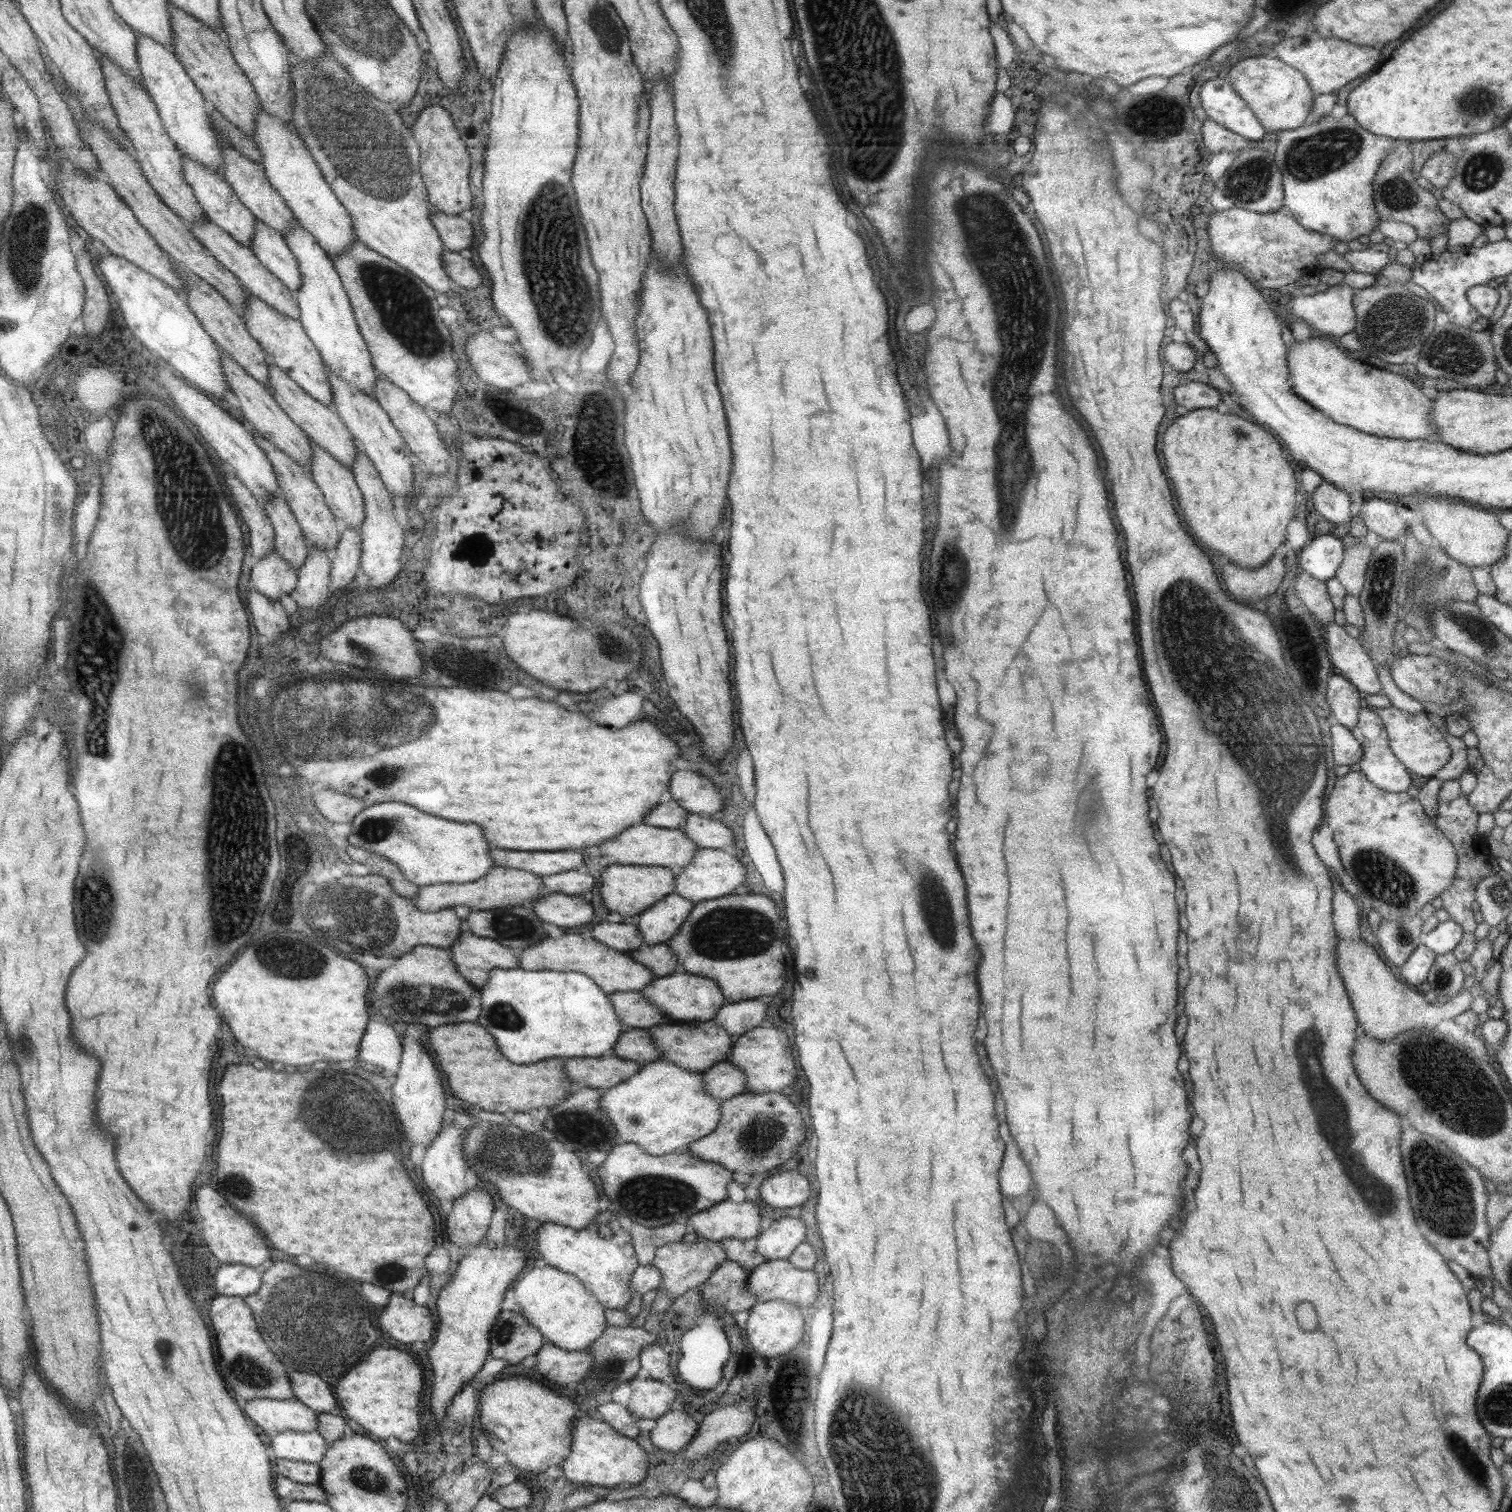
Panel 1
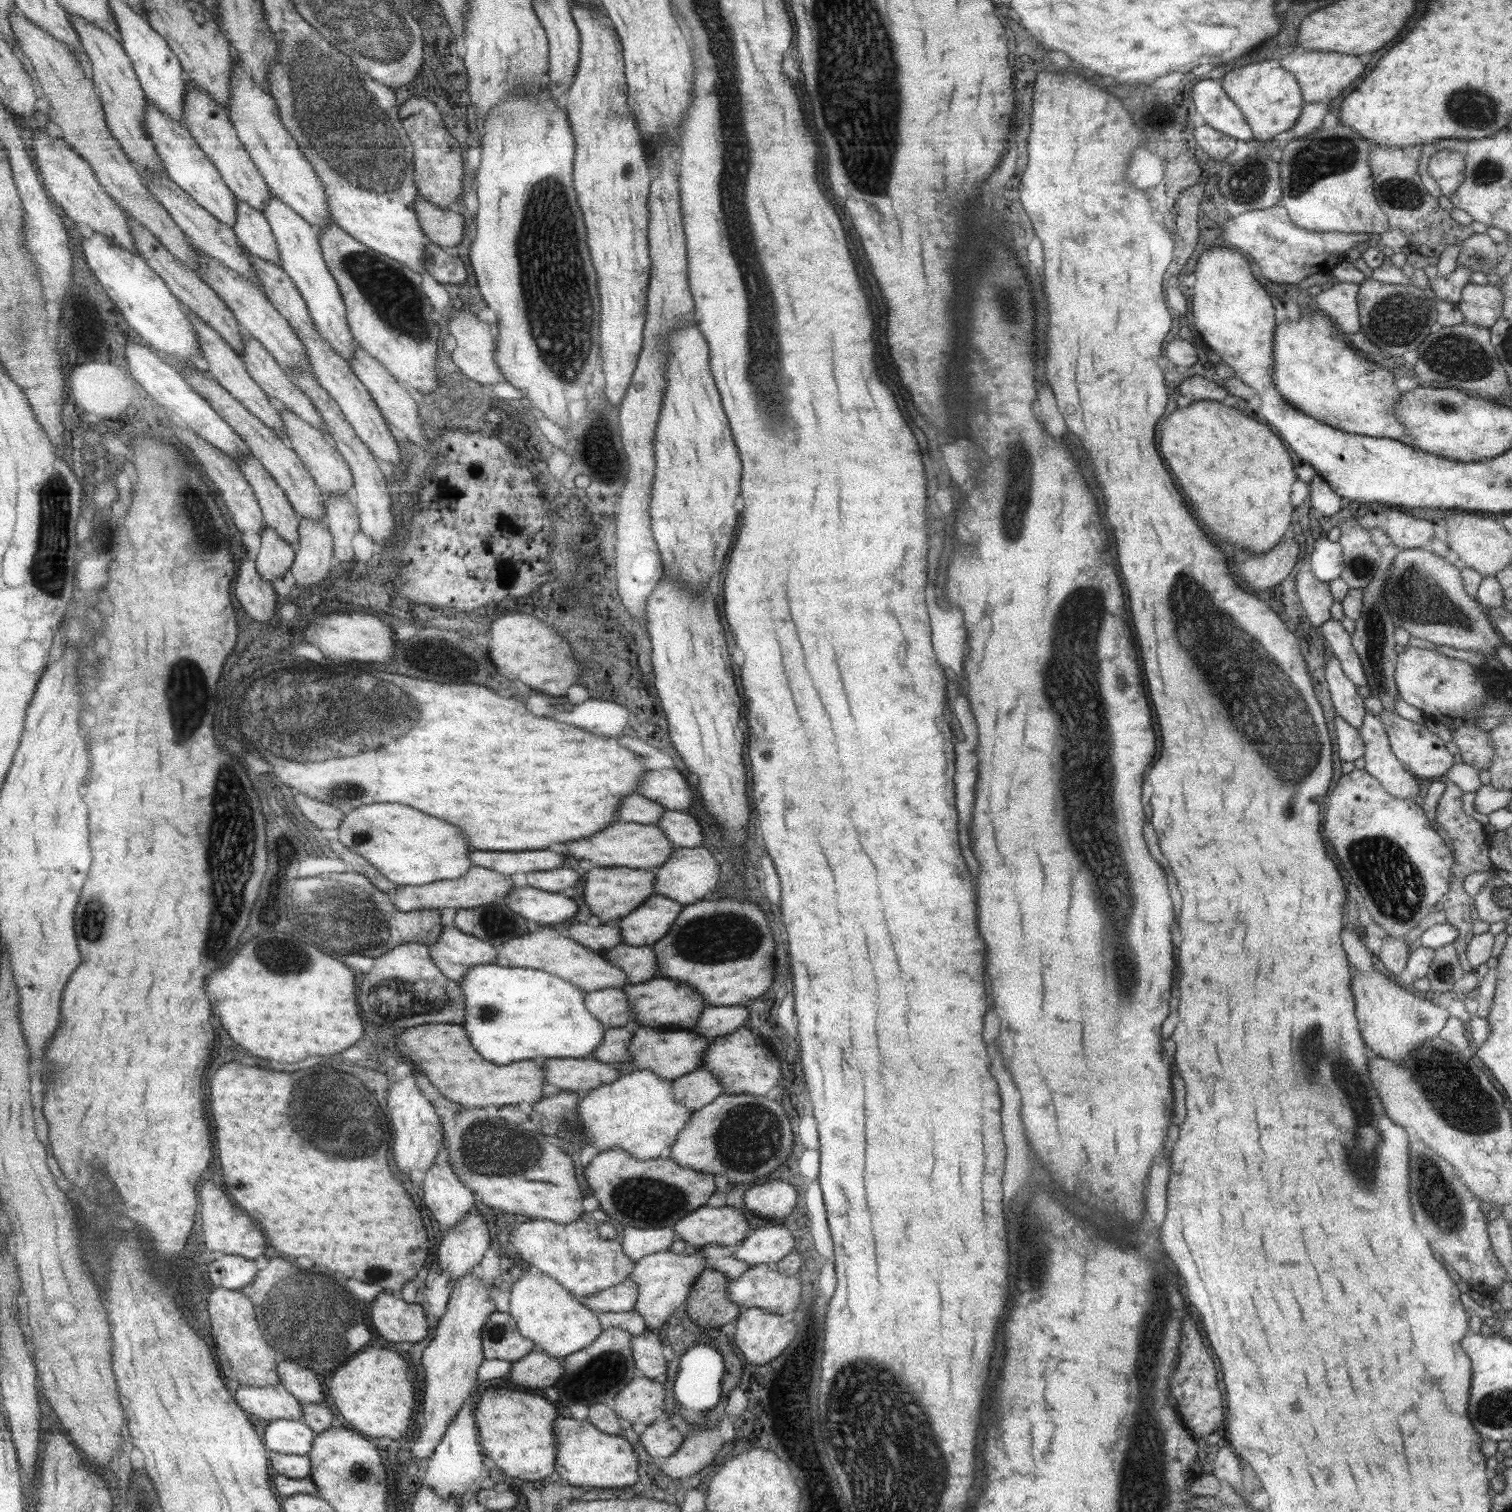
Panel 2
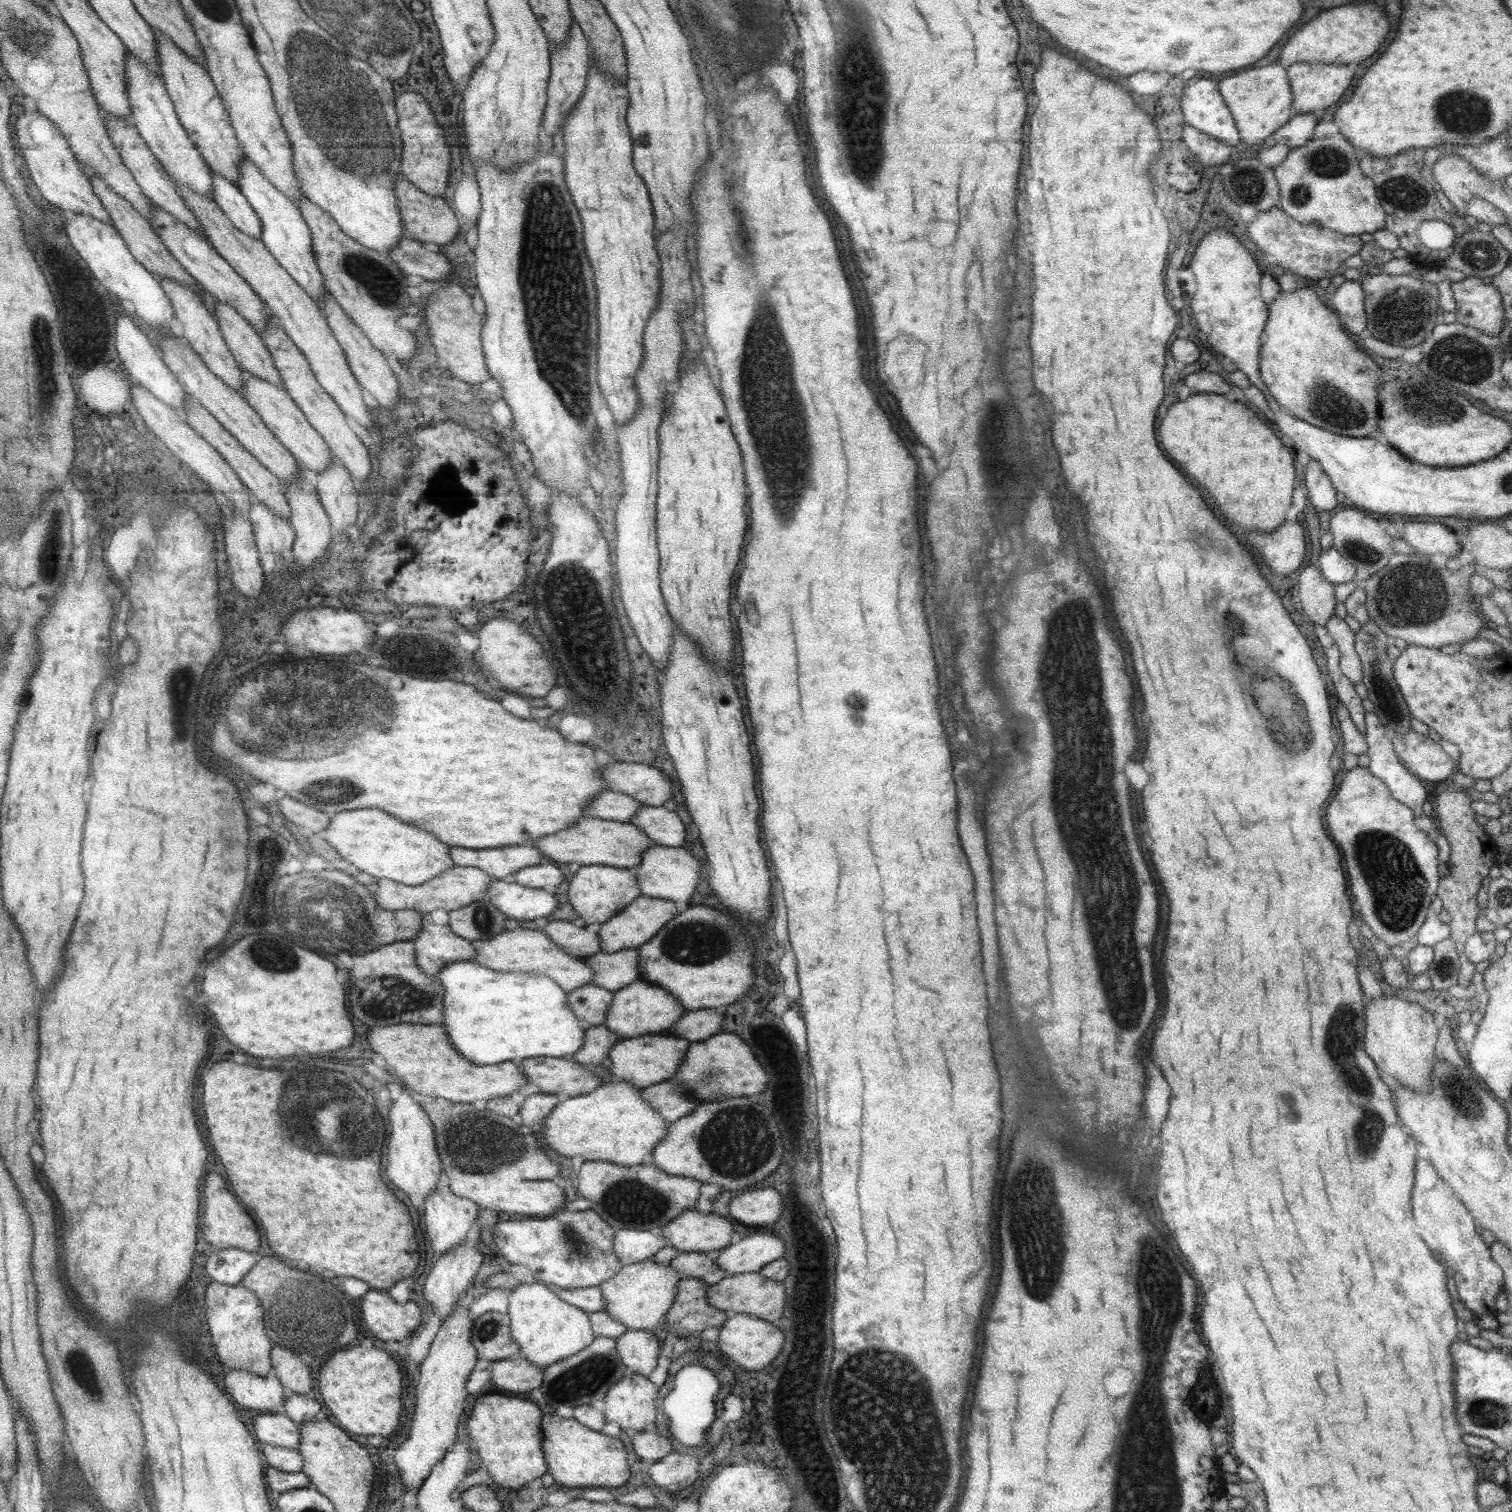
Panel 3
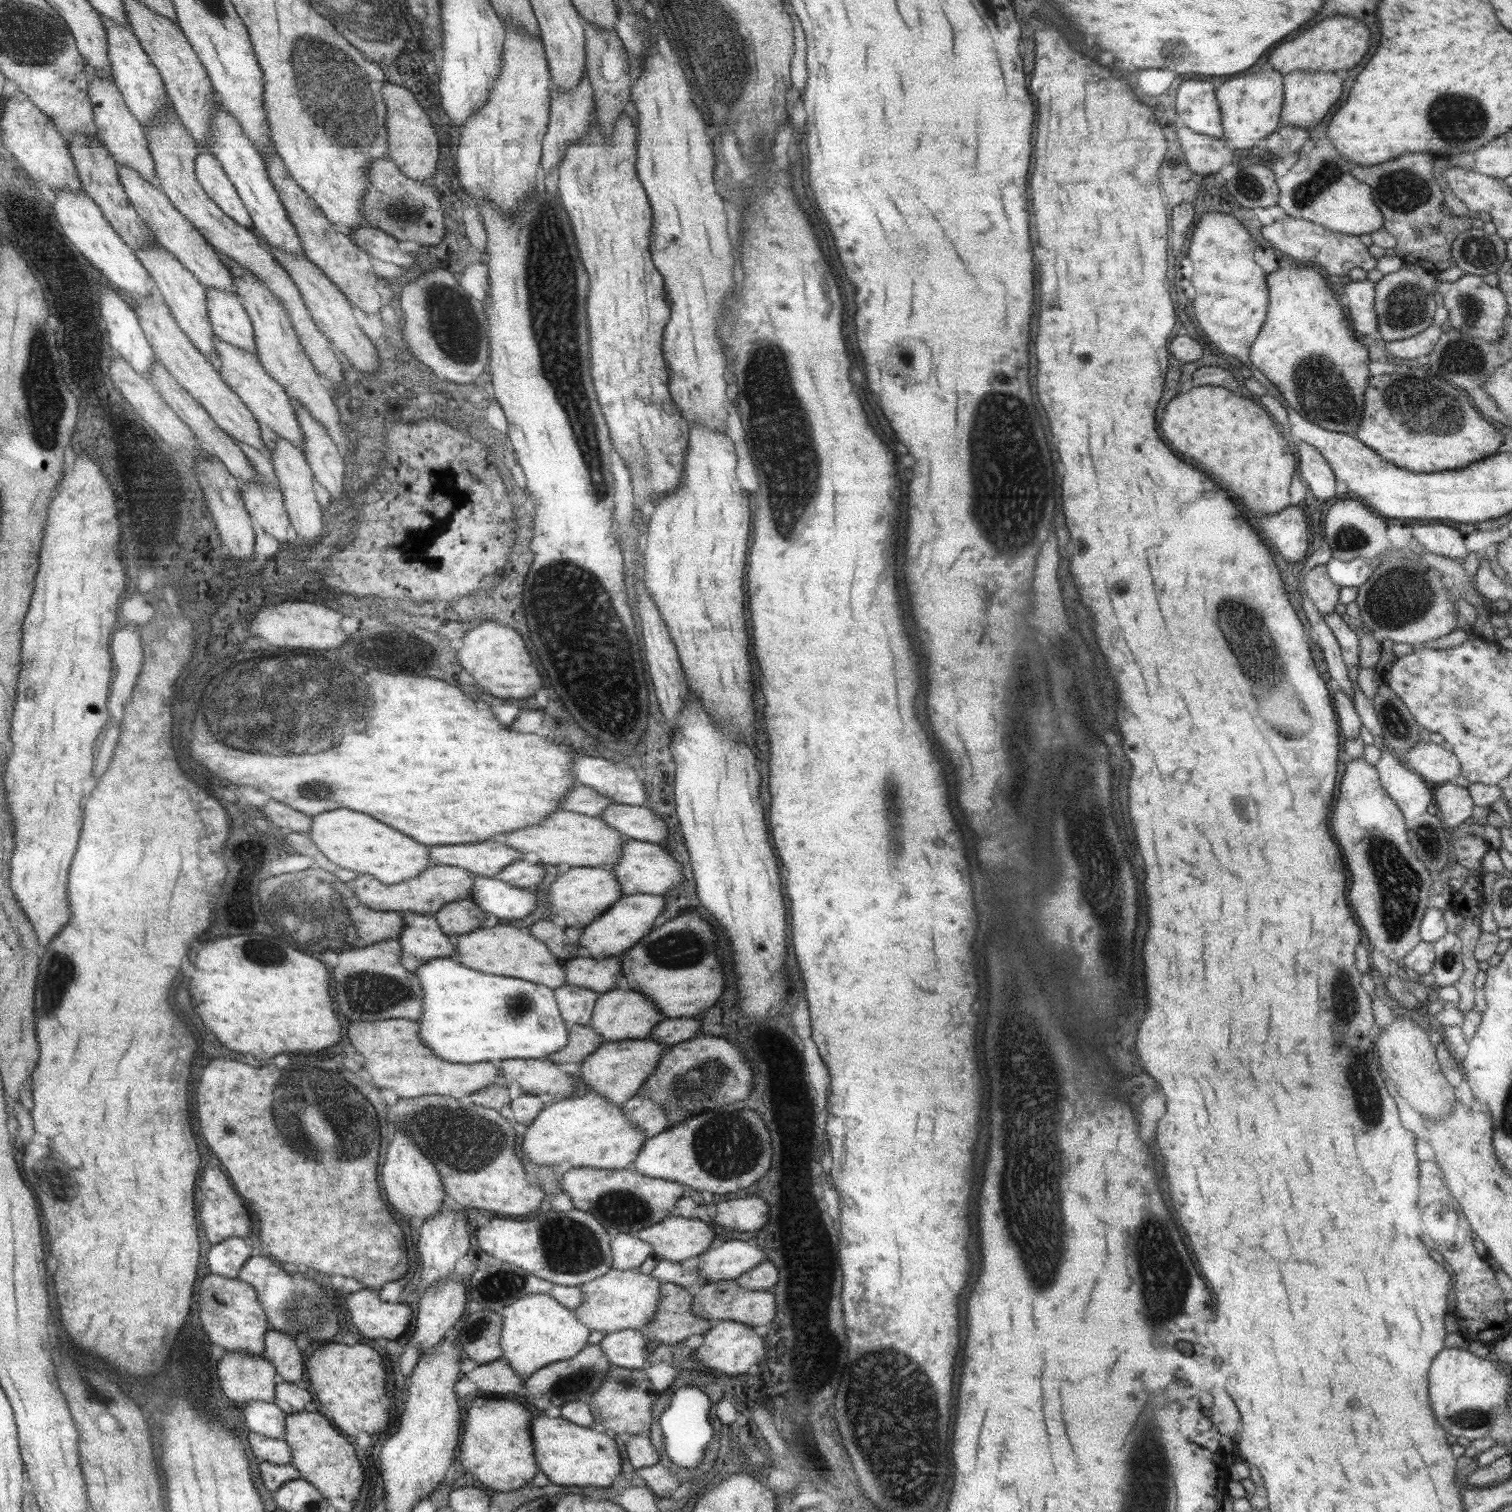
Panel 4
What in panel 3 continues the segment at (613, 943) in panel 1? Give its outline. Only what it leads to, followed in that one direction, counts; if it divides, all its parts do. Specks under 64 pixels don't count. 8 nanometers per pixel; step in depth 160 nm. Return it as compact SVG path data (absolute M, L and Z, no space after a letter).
M551 920L545 926L547 938L565 954L590 957L600 951L598 936L594 928L577 927L570 920Z

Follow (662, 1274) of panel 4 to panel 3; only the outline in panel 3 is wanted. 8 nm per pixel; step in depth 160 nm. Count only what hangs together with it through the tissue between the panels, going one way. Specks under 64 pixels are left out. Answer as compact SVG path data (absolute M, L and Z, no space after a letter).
M677 1252L668 1264L677 1274L687 1278L698 1278L705 1284L715 1284L729 1276L726 1270L718 1268L705 1252Z

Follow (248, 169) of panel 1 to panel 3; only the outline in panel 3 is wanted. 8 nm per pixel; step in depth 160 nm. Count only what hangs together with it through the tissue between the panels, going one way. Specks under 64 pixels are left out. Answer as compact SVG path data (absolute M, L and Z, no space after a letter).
M155 29L157 54L161 63L166 92L174 103L181 125L194 141L203 160L214 173L223 175L236 186L238 164L243 156L242 148L230 127L228 112L218 95L209 73L190 56L187 56L163 31Z

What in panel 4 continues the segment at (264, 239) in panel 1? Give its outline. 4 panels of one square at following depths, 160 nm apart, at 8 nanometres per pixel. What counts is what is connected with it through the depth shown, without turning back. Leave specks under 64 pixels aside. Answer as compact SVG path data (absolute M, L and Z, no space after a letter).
M203 151L194 158L194 175L214 204L222 209L228 218L241 226L250 228L251 218L241 203L233 183L215 157Z

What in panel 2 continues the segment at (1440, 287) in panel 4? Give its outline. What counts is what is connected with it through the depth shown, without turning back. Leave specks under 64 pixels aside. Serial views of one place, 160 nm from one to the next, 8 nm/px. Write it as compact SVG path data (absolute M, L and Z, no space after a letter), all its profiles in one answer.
M1489 284L1463 285L1456 307L1461 311L1464 322L1481 328L1491 328L1502 313L1503 295L1497 287Z

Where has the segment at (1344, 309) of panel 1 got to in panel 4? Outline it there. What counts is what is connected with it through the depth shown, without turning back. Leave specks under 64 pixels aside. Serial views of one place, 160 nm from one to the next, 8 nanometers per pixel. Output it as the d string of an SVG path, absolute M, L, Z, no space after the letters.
M1369 280L1349 281L1344 286L1344 297L1348 299L1347 312L1351 326L1367 335L1378 330L1377 315L1374 309L1374 286Z

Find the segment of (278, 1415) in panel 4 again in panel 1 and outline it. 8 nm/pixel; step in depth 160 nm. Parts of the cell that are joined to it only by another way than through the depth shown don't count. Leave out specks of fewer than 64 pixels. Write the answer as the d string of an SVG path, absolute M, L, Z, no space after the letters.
M284 1430L275 1433L275 1436L270 1438L270 1444L269 1450L275 1454L276 1459L317 1464L328 1446L325 1439L315 1430L309 1432Z

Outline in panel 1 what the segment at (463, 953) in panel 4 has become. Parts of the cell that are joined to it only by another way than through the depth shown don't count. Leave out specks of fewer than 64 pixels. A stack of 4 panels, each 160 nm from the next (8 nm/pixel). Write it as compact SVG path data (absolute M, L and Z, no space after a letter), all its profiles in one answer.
M563 934L561 938L544 938L541 942L515 952L517 966L522 970L547 970L579 972L588 976L605 994L612 992L640 991L651 979L657 978L649 968L635 962L623 951L613 950L594 938L579 938L577 934Z

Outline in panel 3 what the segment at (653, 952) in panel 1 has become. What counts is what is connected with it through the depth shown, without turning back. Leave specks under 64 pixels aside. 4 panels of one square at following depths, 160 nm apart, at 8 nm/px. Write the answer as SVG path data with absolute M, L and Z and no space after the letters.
M637 947L617 952L599 951L583 961L591 968L589 983L611 992L627 986L630 982L643 980L637 968Z

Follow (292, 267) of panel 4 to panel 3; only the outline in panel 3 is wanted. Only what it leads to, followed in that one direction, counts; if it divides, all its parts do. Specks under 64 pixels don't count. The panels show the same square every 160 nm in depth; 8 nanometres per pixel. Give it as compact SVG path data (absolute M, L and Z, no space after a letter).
M327 291L320 296L320 311L331 329L332 335L343 350L349 370L351 370L352 375L356 378L366 396L371 401L379 403L383 408L391 408L391 404L395 402L395 396L397 396L395 392L398 388L398 379L389 369L385 357L377 348L373 348L371 341L363 334L363 331L353 324L351 318L347 316L347 313Z

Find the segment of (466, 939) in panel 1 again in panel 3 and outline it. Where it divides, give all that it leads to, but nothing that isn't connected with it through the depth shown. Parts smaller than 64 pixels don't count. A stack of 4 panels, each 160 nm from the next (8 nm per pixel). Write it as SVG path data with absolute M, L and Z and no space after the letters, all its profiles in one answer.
M429 913L421 914L420 919L420 929L410 941L423 974L435 976L447 963L474 960L473 942L455 936L446 924L433 924Z

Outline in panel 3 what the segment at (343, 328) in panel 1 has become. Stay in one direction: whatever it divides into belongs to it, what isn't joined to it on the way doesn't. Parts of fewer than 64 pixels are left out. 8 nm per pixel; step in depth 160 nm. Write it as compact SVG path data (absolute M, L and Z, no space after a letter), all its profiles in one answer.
M245 156L238 164L236 186L251 205L255 215L259 217L261 242L265 245L273 258L284 268L293 279L319 306L320 296L326 291L323 277L317 268L315 257L312 255L311 232L307 228L299 209L293 200L287 198L279 189L276 189L261 174L261 171Z

